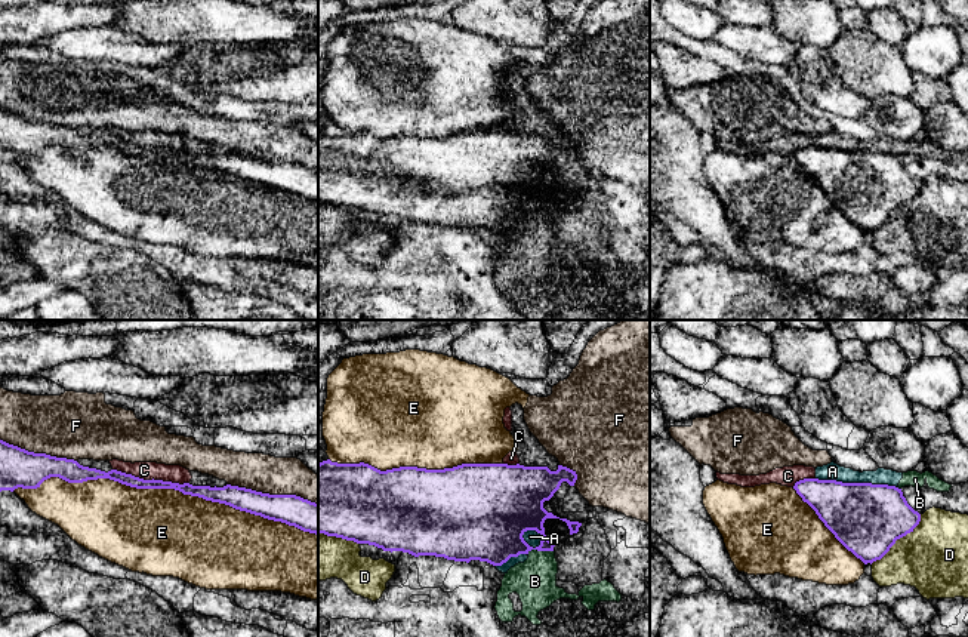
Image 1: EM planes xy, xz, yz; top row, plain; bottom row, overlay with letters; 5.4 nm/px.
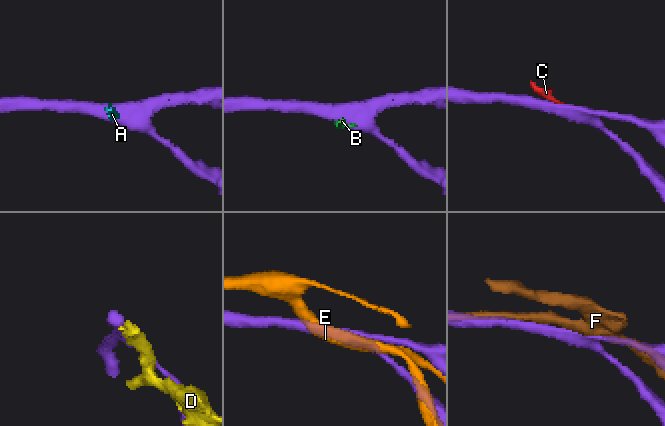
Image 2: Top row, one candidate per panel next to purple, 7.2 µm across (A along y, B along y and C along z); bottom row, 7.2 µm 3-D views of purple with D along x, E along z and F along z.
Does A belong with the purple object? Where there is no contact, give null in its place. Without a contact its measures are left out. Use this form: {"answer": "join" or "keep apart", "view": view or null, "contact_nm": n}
{"answer": "keep apart", "view": "yz", "contact_nm": 440}

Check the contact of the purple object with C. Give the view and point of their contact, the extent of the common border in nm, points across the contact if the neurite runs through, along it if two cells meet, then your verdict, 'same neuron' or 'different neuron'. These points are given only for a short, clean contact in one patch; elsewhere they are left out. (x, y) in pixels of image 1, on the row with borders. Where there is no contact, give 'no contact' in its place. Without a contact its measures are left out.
xy (153, 479) | 420 nm | along xy (113, 468), (144, 479), (188, 483) | different neuron

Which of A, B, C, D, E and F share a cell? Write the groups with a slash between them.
A B C / D / E / F

